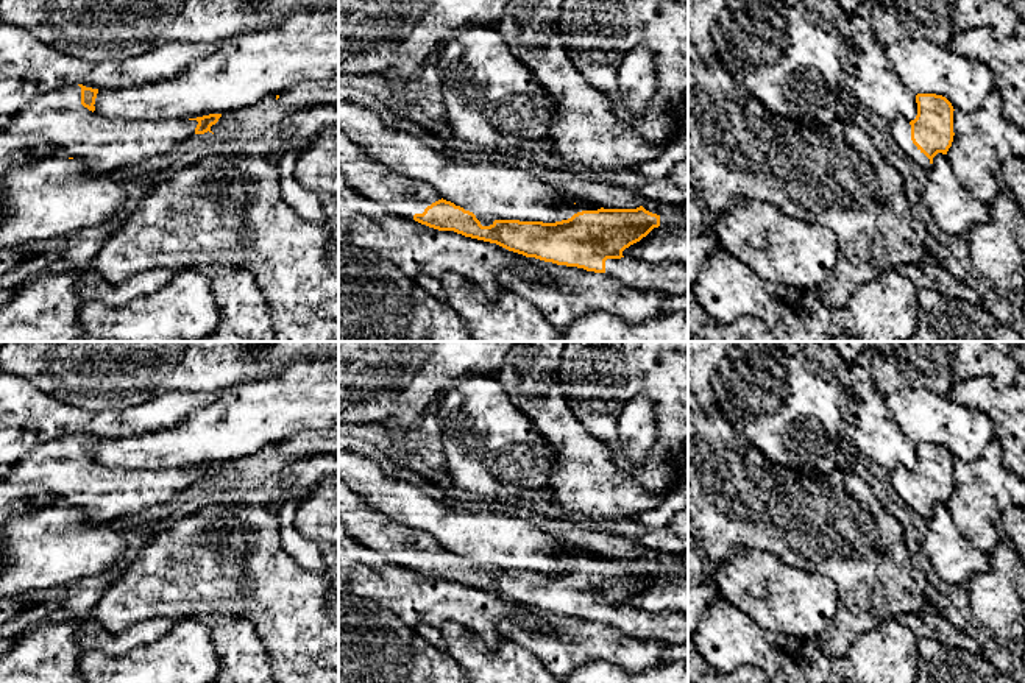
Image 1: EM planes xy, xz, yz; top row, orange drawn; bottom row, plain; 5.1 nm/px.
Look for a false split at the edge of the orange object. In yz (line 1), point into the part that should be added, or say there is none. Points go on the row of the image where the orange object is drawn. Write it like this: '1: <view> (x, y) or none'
1: yz (900, 130)

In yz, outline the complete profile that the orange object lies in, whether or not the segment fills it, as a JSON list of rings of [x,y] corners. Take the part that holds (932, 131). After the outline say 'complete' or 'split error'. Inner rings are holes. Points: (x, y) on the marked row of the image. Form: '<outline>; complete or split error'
[[[917,94],[914,120],[897,117],[891,122],[891,137],[920,168],[928,170],[938,153],[947,154],[953,142],[953,106],[936,94]]]; split error

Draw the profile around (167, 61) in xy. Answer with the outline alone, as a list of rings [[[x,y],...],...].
[[[0,22],[0,131],[14,114],[41,94],[78,84],[92,89],[122,89],[164,81],[179,76],[195,59],[206,58],[215,50],[217,42],[170,42],[128,59],[90,62],[59,53],[37,41],[31,33]]]

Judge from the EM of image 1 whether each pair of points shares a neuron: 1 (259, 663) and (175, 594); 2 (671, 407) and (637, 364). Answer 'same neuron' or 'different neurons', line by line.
1: different neurons
2: same neuron

